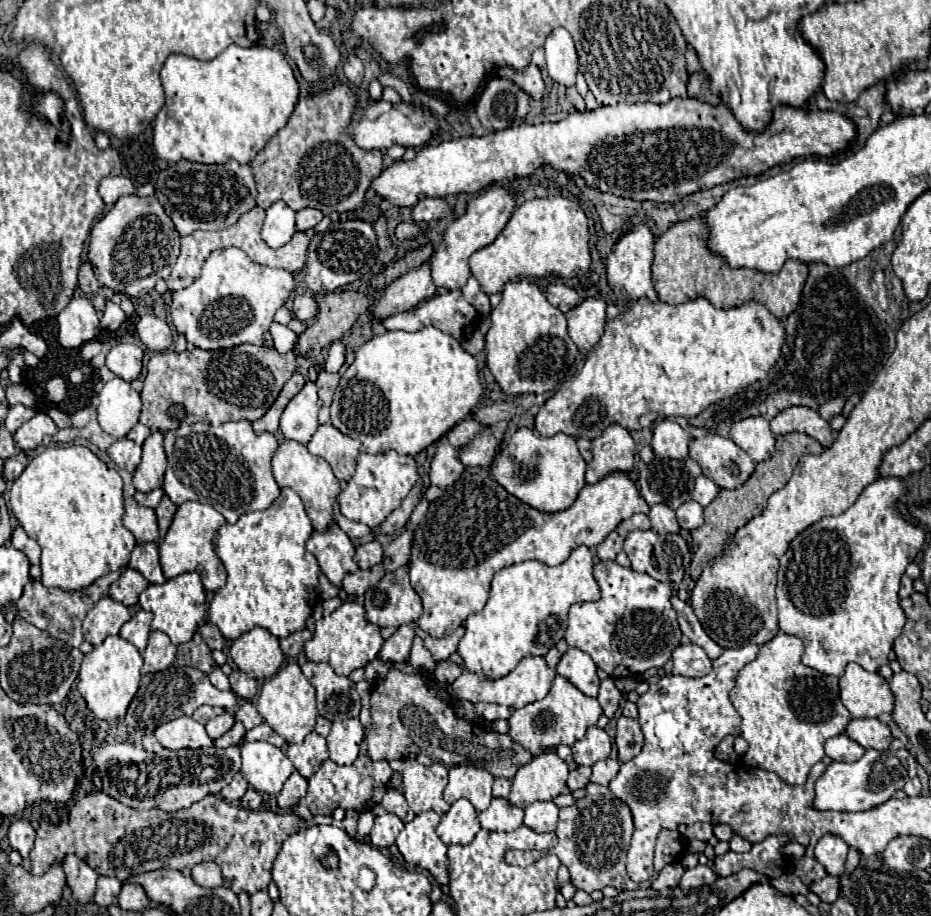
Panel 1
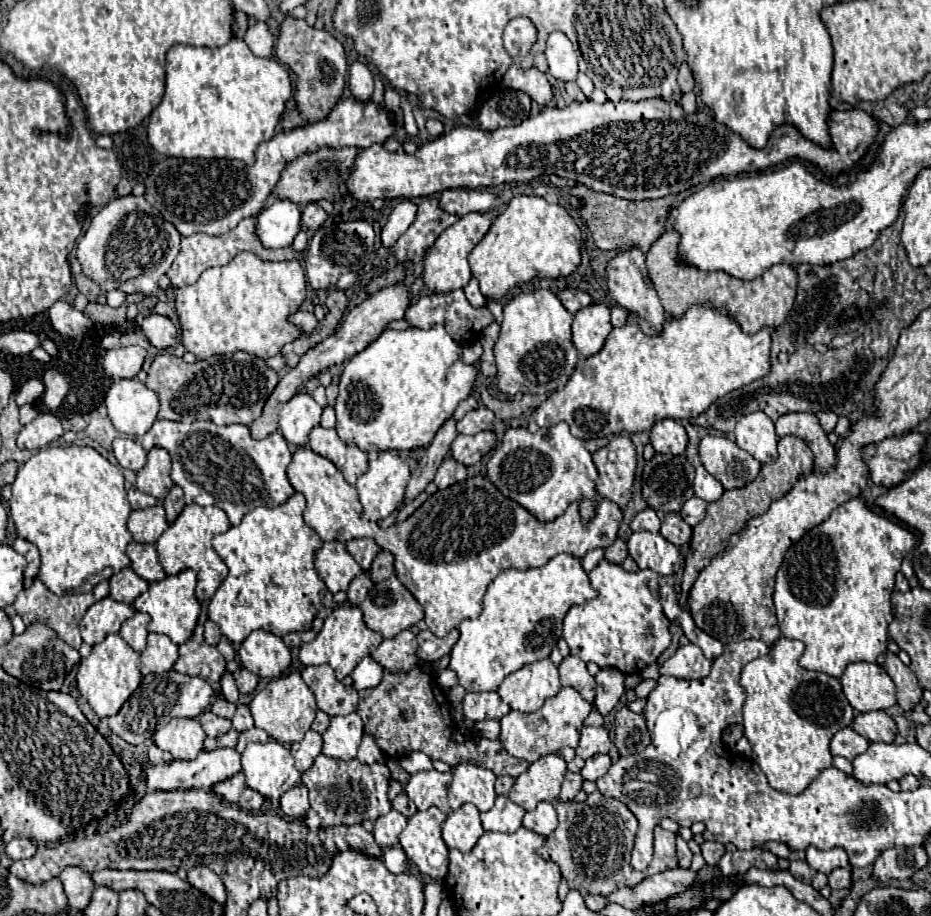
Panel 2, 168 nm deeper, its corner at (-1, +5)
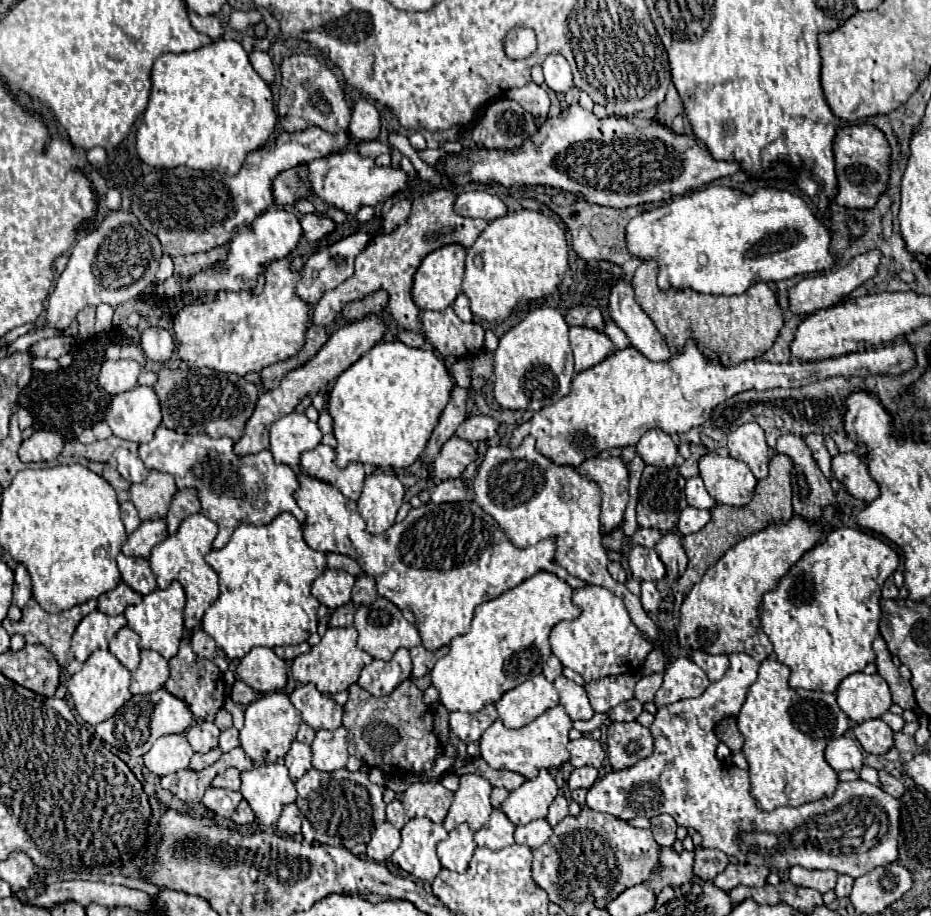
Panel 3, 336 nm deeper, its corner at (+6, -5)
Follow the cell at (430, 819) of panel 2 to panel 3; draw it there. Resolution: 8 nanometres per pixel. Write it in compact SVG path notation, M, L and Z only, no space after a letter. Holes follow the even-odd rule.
M413 818L403 826L401 844L391 858L423 884L431 884L441 870L435 846L445 838L447 830L441 824L435 824L427 818Z

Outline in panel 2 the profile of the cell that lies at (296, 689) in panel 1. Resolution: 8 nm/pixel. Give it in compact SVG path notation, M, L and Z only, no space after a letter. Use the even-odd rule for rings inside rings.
M290 672L286 676L270 680L266 688L252 698L248 708L254 718L254 726L262 728L270 738L282 744L300 742L316 718L316 698L310 692L310 688L302 682L300 672Z

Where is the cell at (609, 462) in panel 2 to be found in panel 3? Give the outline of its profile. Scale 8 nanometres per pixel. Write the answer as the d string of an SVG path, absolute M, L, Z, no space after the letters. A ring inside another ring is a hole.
M591 458L579 466L579 472L595 480L603 494L601 532L607 534L623 522L629 500L629 470L621 458Z

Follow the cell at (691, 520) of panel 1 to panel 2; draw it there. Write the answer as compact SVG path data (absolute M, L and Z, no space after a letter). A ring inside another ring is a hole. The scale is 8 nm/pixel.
M694 496L694 498L690 498L690 500L682 506L680 516L682 516L682 520L688 522L690 526L696 526L698 522L702 522L702 518L704 518L704 514L706 514L706 506L708 506L706 500Z

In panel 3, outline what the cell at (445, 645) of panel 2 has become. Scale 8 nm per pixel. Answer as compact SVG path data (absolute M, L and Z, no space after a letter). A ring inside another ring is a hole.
M421 644L415 646L415 648L411 648L411 658L413 658L413 676L415 676L415 678L421 678L421 676L425 676L427 672L431 672L431 668L435 666L435 662L437 662L441 656L445 656L447 652L449 652L447 646L435 650L435 652L429 652L429 650L423 648Z

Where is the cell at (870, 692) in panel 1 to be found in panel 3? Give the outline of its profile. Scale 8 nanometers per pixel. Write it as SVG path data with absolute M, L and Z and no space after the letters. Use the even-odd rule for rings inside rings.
M855 672L839 684L835 696L839 708L853 722L879 718L891 706L889 686L879 674L869 676L863 672Z

